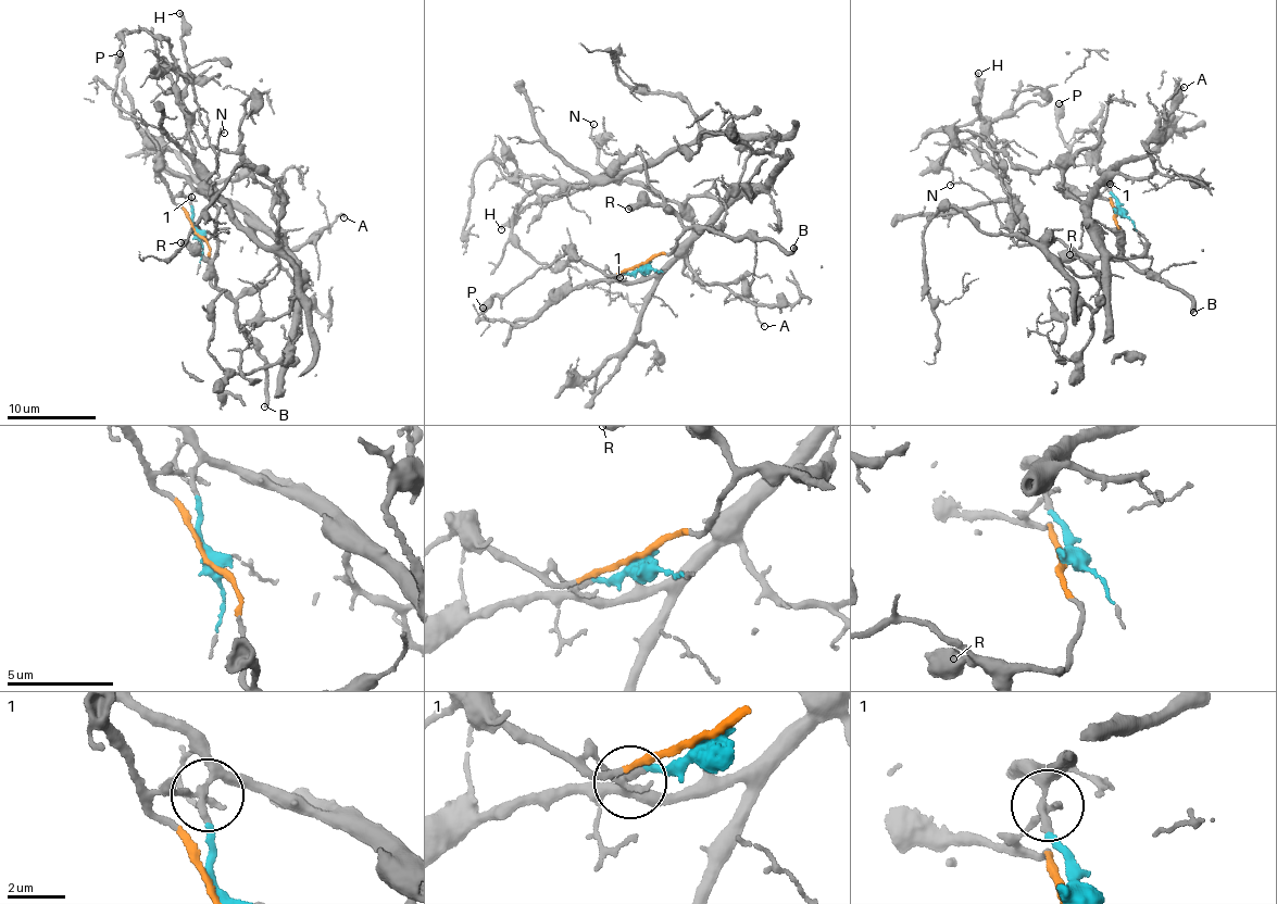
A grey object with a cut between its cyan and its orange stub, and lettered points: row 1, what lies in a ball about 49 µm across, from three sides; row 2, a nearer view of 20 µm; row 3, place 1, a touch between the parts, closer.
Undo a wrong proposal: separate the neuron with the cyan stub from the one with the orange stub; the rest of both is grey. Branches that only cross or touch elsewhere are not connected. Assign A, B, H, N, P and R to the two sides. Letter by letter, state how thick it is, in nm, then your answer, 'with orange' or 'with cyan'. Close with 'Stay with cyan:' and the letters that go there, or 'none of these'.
A: calibre 160 nm; with cyan
B: calibre 380 nm; with orange
H: calibre 260 nm; with cyan
N: calibre 120 nm; with orange
P: calibre 600 nm; with orange
R: calibre 550 nm; with orange
Stay with cyan: A, H

